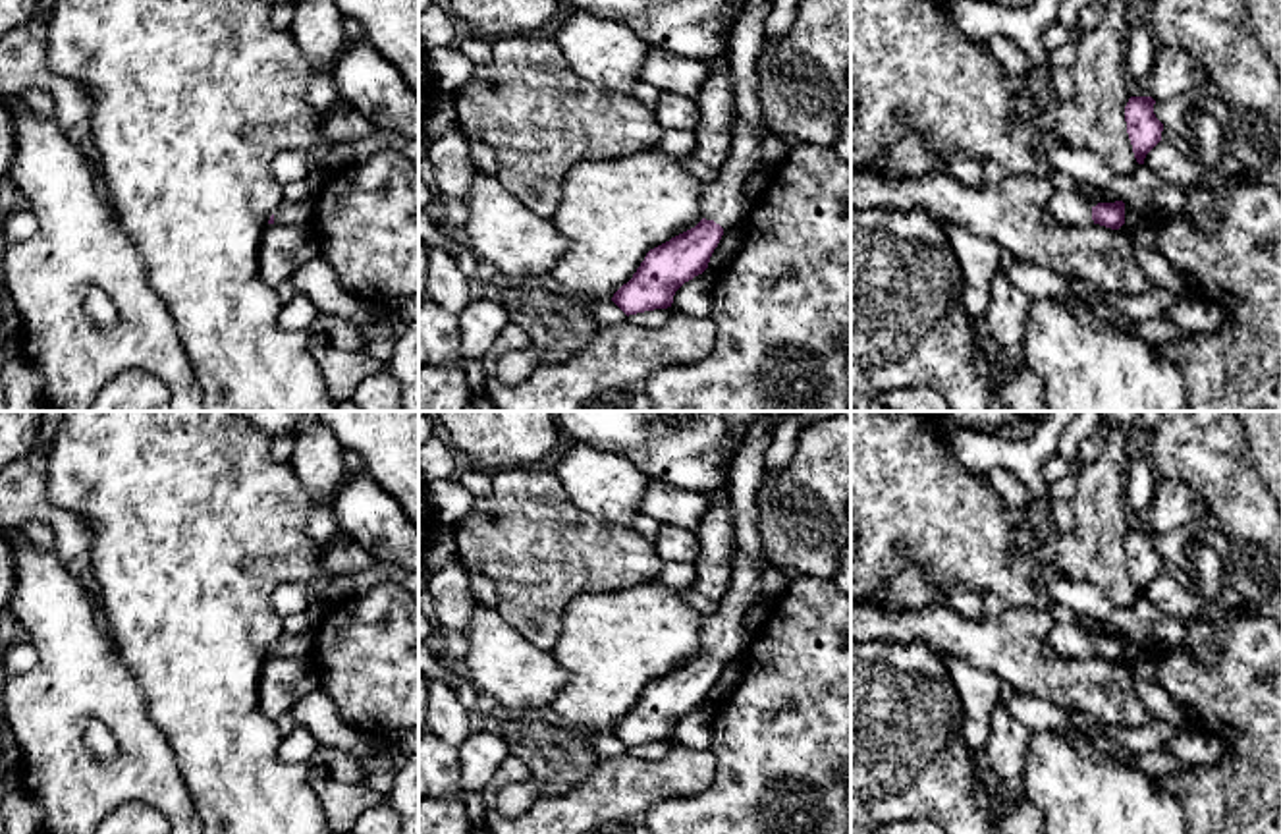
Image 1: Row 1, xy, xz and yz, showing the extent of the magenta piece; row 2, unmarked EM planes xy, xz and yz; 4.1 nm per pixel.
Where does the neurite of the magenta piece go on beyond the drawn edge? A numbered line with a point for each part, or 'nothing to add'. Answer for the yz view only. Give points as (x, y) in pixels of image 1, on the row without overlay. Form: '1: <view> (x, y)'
1: yz (1069, 641)

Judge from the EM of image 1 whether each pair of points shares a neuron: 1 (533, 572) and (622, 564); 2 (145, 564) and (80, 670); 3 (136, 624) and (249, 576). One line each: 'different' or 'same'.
1: same
2: different
3: same

